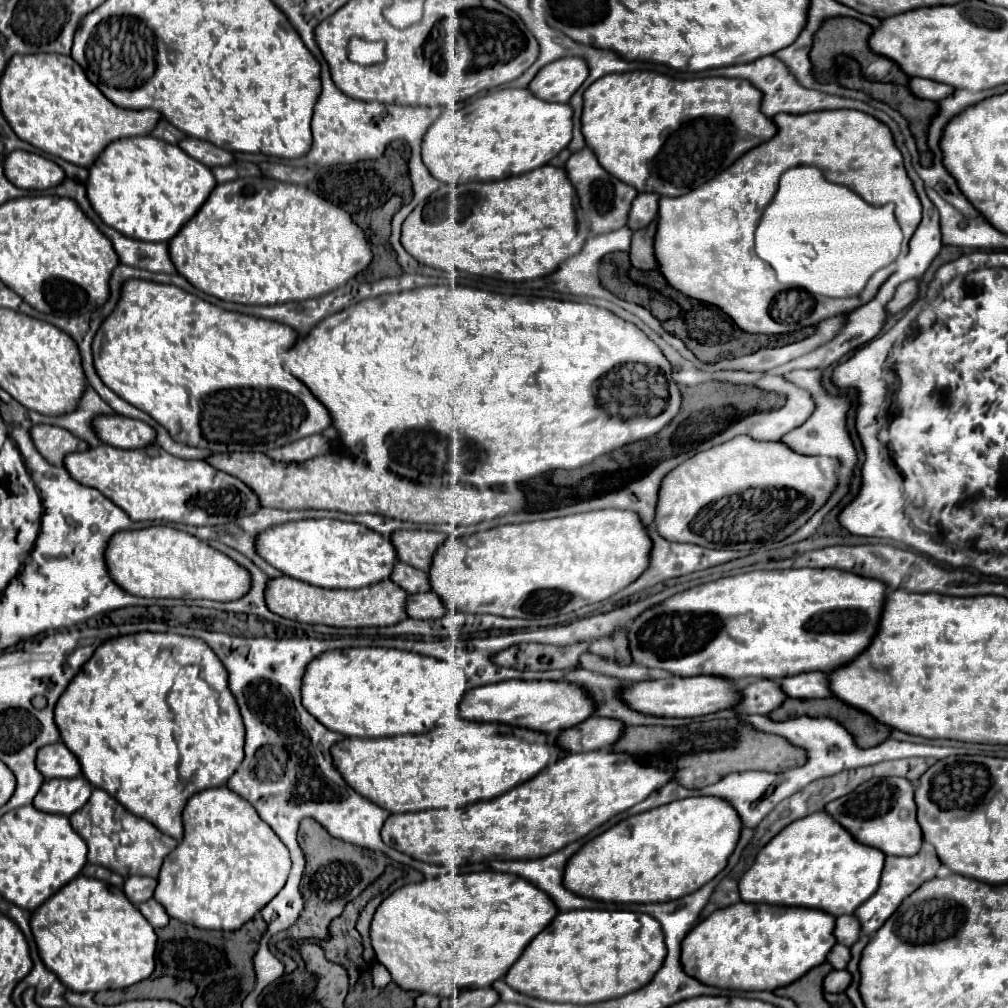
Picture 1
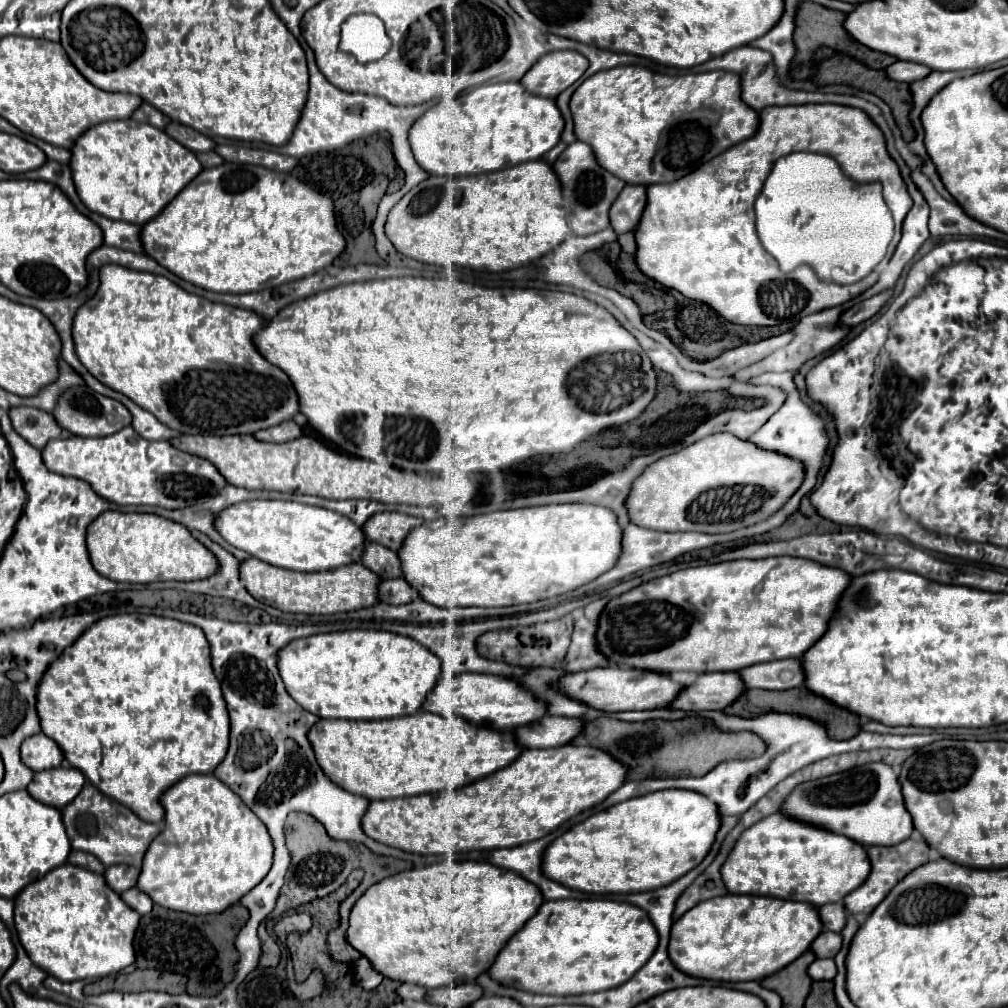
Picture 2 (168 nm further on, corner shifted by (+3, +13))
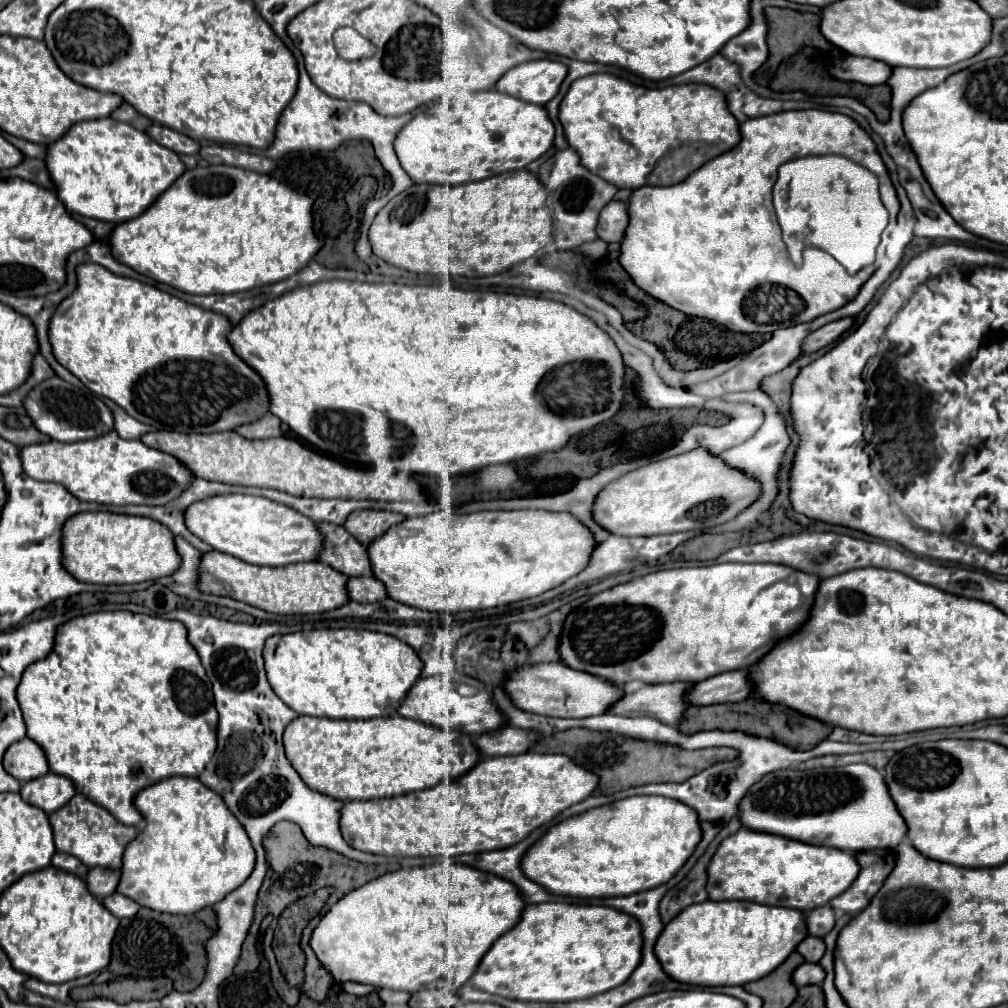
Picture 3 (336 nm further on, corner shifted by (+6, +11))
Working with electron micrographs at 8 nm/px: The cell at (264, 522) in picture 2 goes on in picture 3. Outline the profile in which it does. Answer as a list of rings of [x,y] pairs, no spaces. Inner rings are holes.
[[[212,495],[188,505],[186,527],[212,549],[234,555],[252,565],[288,565],[298,561],[316,561],[322,549],[322,537],[314,521],[276,501],[254,495]]]

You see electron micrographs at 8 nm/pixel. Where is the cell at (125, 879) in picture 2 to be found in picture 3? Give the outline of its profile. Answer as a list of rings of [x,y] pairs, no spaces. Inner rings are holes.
[[[92,867],[86,873],[86,887],[96,899],[104,899],[116,891],[116,885],[120,881],[120,869],[104,869],[104,867]]]

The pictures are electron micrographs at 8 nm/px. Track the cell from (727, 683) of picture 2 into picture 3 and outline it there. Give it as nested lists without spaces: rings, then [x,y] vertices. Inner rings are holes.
[[[664,683],[664,685],[644,685],[634,693],[624,693],[616,705],[608,709],[612,715],[624,717],[656,717],[668,725],[678,725],[682,713],[688,705],[684,705],[684,693],[692,687],[692,683]]]

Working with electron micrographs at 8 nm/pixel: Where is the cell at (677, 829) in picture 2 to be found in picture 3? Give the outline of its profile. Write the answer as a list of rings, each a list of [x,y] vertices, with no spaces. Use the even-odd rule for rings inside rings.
[[[658,795],[628,797],[628,799],[614,801],[610,805],[588,809],[576,817],[552,825],[528,849],[528,853],[524,853],[520,861],[520,869],[524,869],[524,875],[530,881],[544,885],[544,889],[556,895],[584,897],[584,899],[618,897],[628,893],[640,893],[644,889],[654,889],[666,883],[668,879],[672,879],[674,873],[694,853],[700,839],[702,839],[702,831],[698,825],[698,817],[688,805]]]

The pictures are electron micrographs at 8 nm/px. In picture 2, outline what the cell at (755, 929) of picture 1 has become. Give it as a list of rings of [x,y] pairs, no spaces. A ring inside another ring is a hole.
[[[723,895],[695,905],[679,921],[673,923],[669,957],[673,965],[693,977],[719,979],[719,981],[759,981],[773,975],[809,951],[813,939],[823,931],[817,907],[801,901],[781,901],[775,897],[757,895]]]

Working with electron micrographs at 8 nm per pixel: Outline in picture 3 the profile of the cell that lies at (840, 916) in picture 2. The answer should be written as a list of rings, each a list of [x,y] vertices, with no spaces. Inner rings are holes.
[[[830,905],[812,909],[806,913],[806,927],[808,927],[808,933],[814,937],[824,937],[826,933],[830,933],[834,923],[836,923],[836,913]]]

